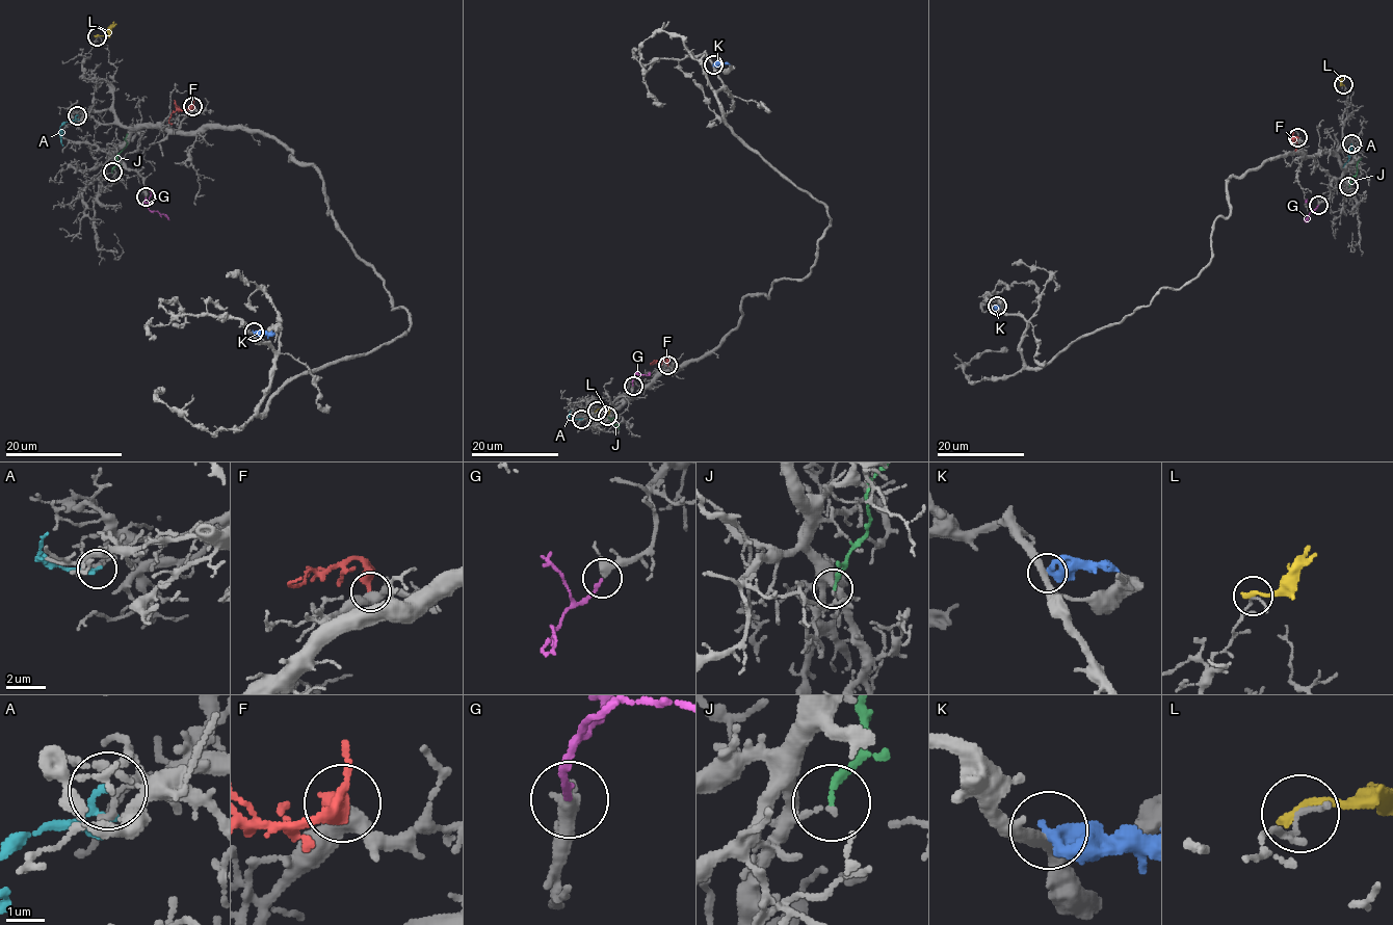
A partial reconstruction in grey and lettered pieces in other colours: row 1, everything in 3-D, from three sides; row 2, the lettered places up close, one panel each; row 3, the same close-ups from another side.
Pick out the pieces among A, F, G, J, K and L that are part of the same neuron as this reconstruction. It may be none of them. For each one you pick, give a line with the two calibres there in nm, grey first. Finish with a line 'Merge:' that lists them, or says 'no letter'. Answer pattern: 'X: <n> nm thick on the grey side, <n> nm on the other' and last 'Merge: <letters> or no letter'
F: 400 nm thick on the grey side, 440 nm on the other
G: 360 nm thick on the grey side, 160 nm on the other
Merge: F, G

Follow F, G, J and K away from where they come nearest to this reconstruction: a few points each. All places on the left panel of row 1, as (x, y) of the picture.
F: (192, 106), (172, 113), (168, 121), (172, 124)
G: (146, 196), (150, 210), (163, 213), (168, 220)
J: (111, 172), (128, 134)
K: (254, 332), (274, 335)

